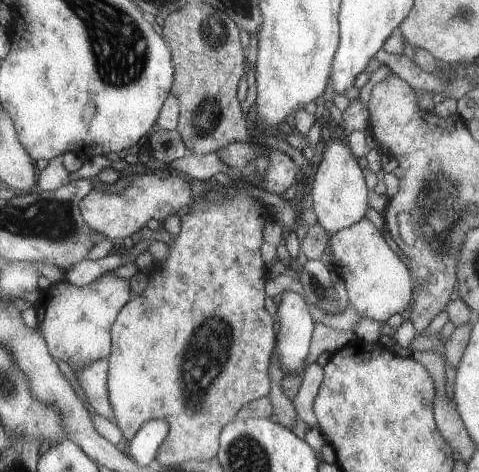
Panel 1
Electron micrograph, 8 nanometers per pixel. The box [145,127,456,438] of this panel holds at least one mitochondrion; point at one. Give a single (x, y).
(206, 351)

